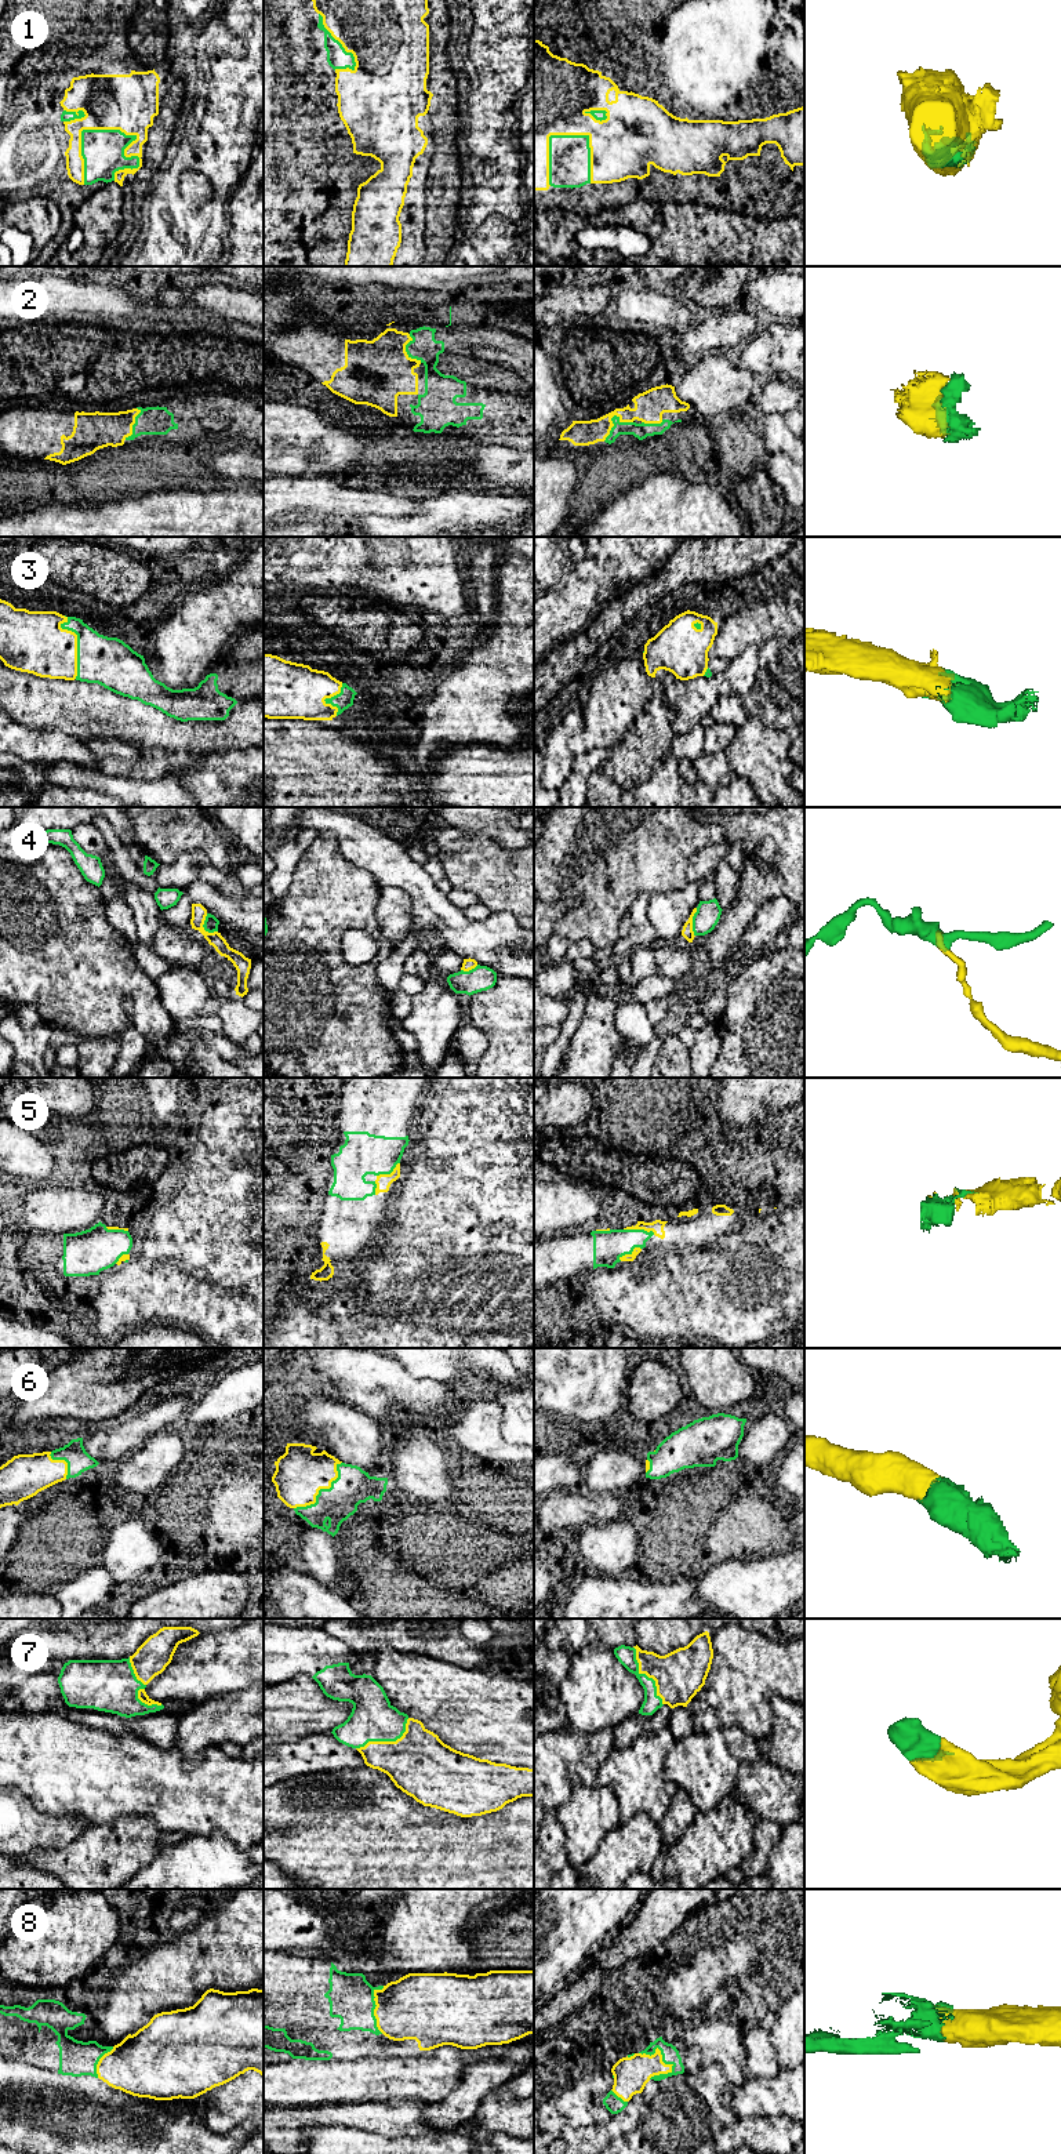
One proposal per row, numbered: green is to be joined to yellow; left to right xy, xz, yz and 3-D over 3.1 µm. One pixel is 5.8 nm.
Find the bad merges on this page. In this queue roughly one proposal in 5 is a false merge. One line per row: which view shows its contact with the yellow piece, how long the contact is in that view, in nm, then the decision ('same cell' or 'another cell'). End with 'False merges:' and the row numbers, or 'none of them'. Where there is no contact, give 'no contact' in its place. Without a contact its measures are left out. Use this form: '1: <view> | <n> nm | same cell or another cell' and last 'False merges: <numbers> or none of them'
1: xy | 420 nm | same cell
2: yz | 200 nm | same cell
3: xy | 380 nm | same cell
4: xy | 130 nm | another cell
5: yz | 190 nm | same cell
6: xz | 400 nm | same cell
7: yz | 380 nm | same cell
8: yz | 240 nm | same cell
False merges: 4

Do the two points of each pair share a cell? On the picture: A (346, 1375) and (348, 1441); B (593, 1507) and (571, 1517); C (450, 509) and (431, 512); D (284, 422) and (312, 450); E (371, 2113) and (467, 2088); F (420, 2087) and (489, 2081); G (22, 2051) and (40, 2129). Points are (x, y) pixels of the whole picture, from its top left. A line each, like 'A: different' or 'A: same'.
A: different
B: same
C: same
D: same
E: different
F: different
G: different

